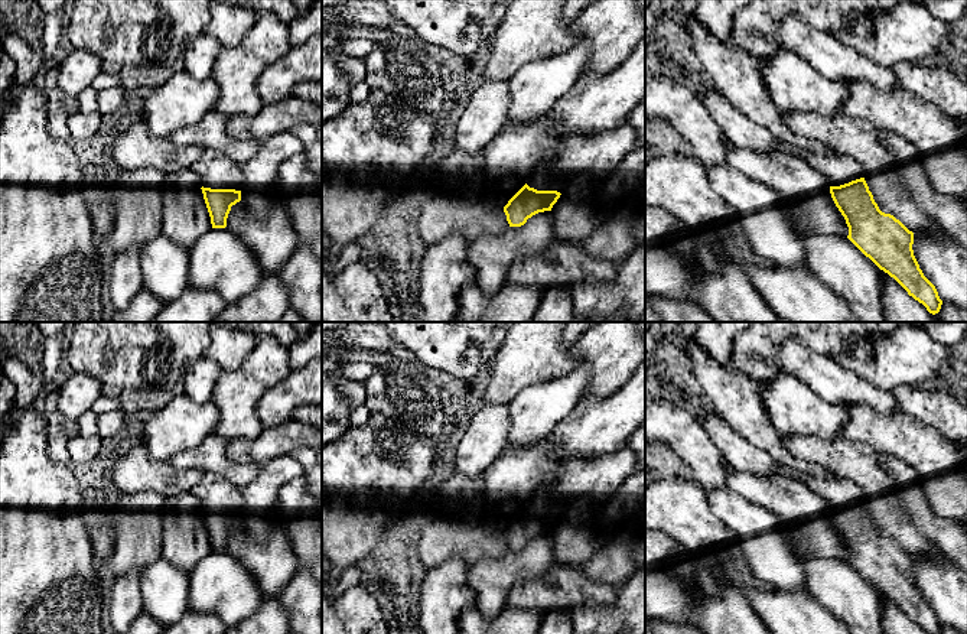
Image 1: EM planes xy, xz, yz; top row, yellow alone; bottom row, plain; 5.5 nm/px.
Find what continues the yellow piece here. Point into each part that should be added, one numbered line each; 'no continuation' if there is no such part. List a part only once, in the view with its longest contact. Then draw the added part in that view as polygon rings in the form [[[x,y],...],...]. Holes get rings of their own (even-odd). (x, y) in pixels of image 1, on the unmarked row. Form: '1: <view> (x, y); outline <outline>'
1: xy (217, 494); outline [[[205,472],[191,492],[201,500],[204,511],[242,514],[245,510],[242,490],[214,472]]]

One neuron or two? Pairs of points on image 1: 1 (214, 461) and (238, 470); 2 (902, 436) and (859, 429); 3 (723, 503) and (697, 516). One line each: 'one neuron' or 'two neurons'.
1: one neuron
2: one neuron
3: two neurons

